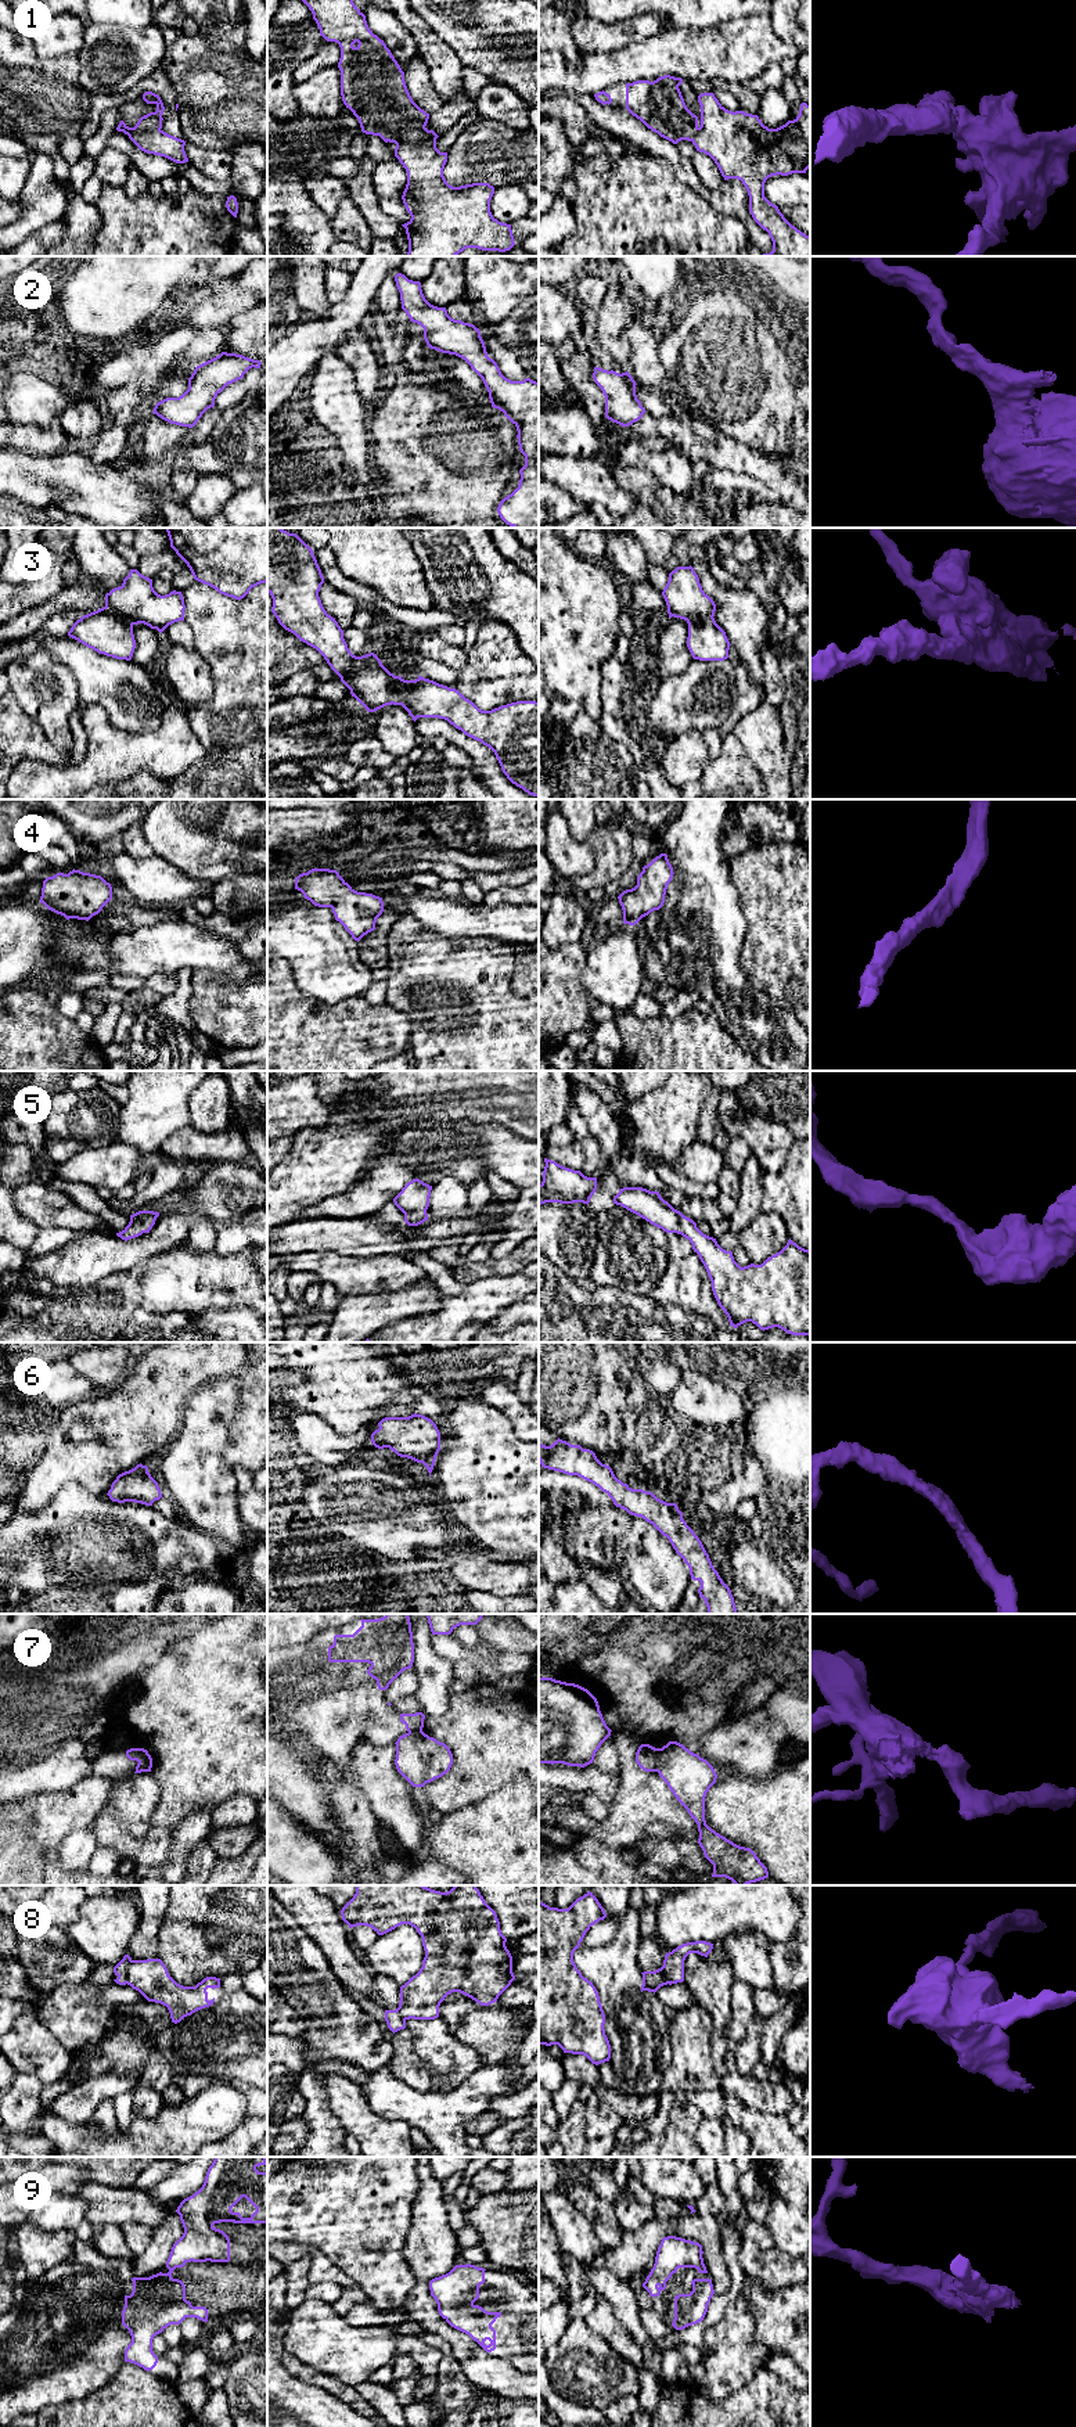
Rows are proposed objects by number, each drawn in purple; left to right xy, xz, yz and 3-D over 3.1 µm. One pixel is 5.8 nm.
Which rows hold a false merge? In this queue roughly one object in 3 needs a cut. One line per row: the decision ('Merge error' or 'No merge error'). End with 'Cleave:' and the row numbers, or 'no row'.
1: Merge error
2: No merge error
3: Merge error
4: No merge error
5: No merge error
6: No merge error
7: Merge error
8: Merge error
9: No merge error
Cleave: 1, 3, 7, 8

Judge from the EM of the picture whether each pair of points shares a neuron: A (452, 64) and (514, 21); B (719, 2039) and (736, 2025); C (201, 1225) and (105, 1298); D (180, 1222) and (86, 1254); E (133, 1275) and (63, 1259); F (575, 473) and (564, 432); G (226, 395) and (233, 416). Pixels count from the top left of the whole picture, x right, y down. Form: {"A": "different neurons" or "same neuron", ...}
{"A": "different neurons", "B": "different neurons", "C": "different neurons", "D": "same neuron", "E": "different neurons", "F": "different neurons", "G": "same neuron"}

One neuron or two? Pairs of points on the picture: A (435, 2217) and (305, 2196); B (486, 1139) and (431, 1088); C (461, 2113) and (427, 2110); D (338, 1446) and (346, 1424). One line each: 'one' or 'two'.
A: two
B: two
C: one
D: two

